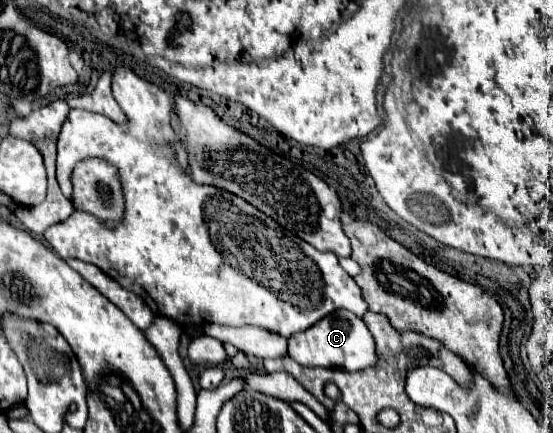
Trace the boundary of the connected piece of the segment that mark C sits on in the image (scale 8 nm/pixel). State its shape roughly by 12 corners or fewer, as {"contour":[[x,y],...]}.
{"contour":[[337,310],[289,338],[301,366],[365,370],[379,362],[359,316]]}

